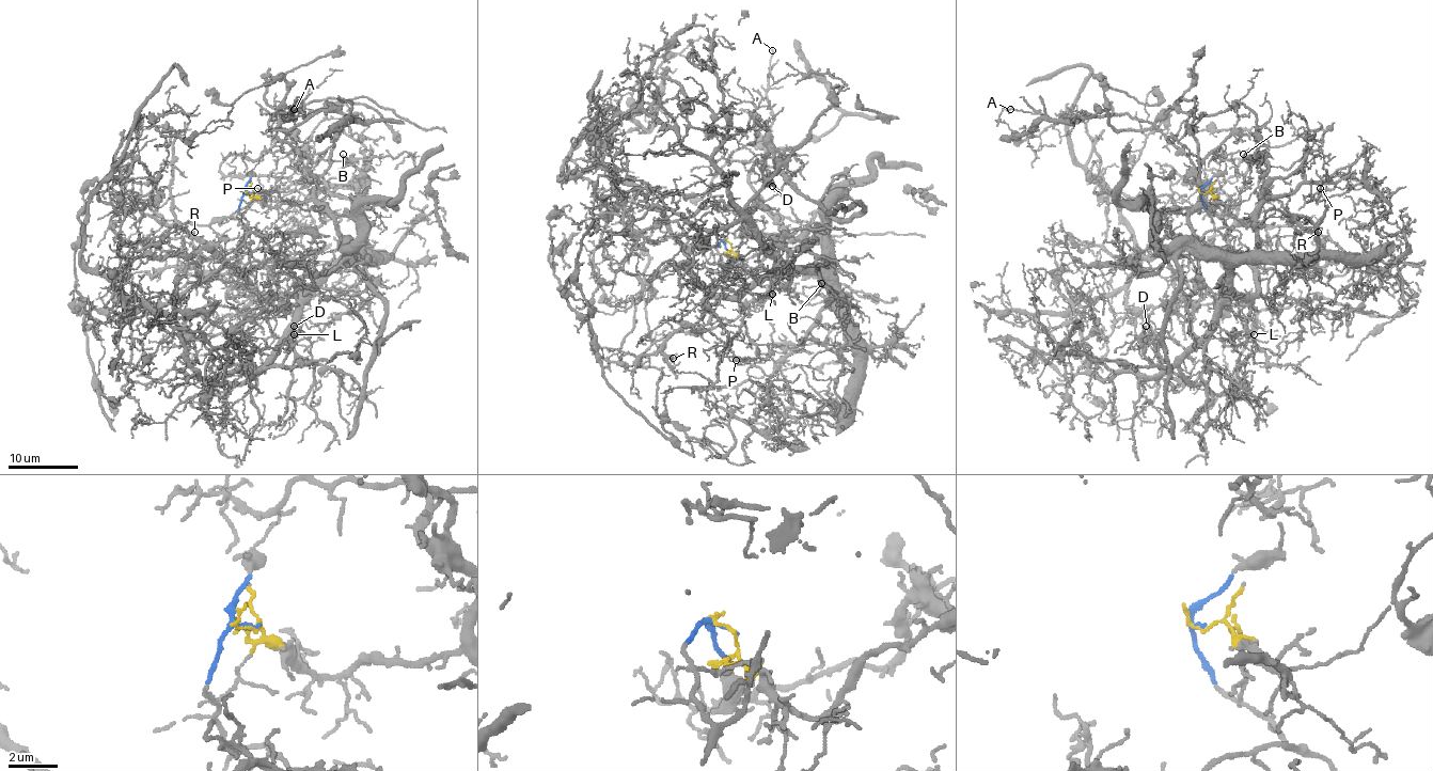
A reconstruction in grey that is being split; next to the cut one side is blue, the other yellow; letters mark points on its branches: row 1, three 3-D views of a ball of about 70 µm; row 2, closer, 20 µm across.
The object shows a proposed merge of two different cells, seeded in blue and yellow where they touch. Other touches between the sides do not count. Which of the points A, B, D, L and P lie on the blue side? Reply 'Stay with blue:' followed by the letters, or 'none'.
Stay with blue: none

